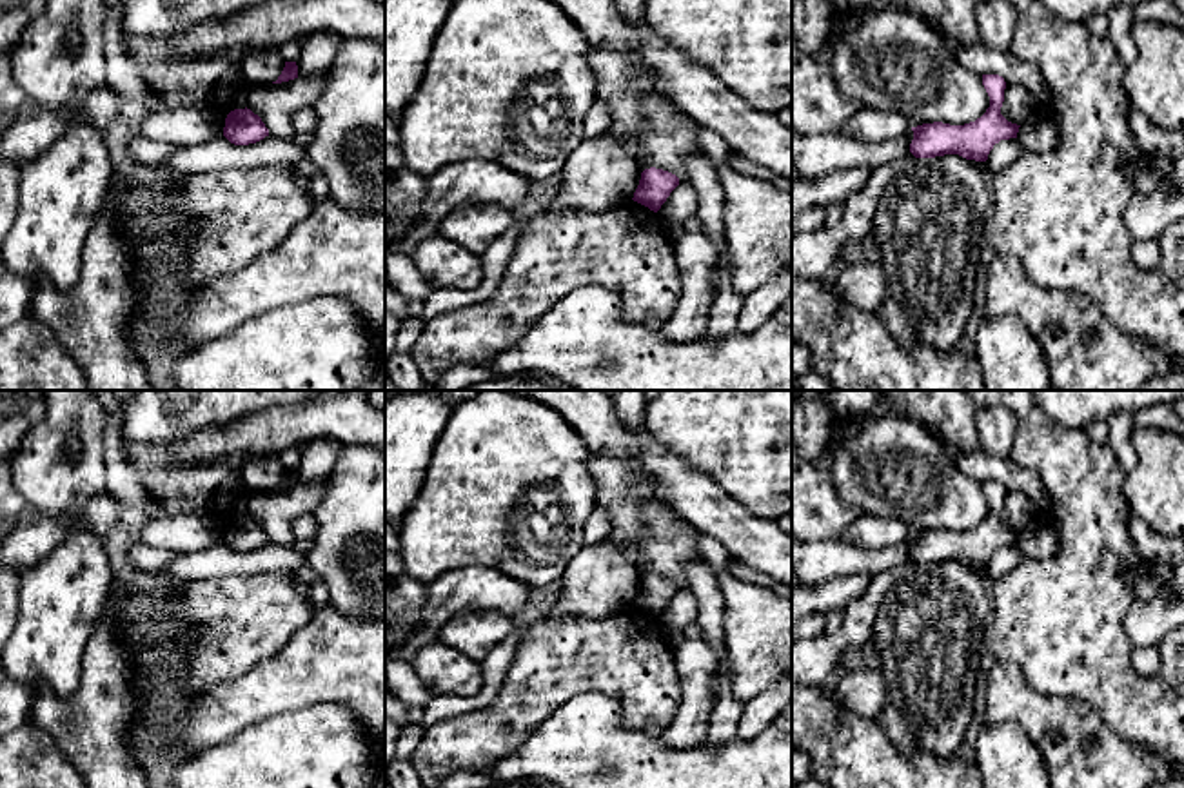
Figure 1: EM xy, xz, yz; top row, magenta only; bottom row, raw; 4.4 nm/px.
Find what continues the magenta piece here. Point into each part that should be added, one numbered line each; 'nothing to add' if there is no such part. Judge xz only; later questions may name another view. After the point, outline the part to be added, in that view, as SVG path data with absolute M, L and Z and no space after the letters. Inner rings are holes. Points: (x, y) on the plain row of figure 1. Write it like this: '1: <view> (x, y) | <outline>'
nothing to add

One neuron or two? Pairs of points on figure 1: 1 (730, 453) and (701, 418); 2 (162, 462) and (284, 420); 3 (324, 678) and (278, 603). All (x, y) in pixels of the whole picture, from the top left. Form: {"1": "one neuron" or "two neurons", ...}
{"1": "one neuron", "2": "one neuron", "3": "two neurons"}

